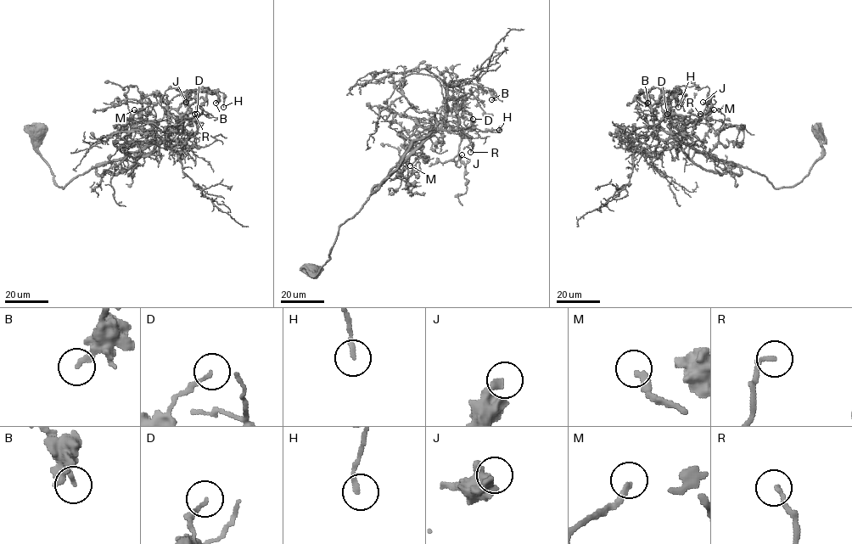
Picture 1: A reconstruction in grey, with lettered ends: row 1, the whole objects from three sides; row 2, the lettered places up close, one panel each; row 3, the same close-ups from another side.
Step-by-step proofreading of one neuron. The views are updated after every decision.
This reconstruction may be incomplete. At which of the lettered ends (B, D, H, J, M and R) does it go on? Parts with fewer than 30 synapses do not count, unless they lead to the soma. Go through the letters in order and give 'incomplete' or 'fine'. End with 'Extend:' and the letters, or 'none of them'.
B: fine
D: fine
H: fine
J: fine
M: fine
R: fine
Extend: none of them

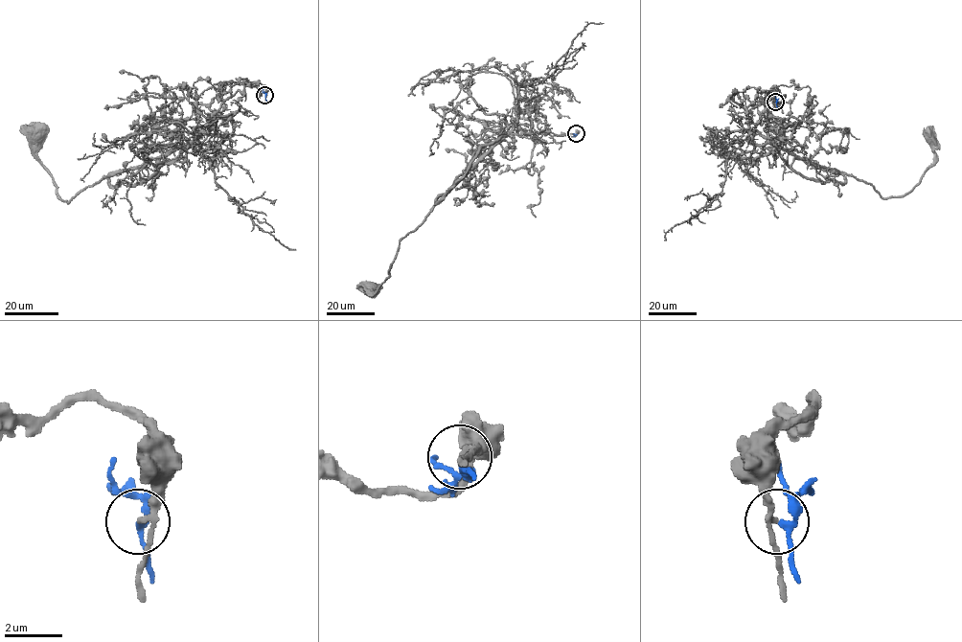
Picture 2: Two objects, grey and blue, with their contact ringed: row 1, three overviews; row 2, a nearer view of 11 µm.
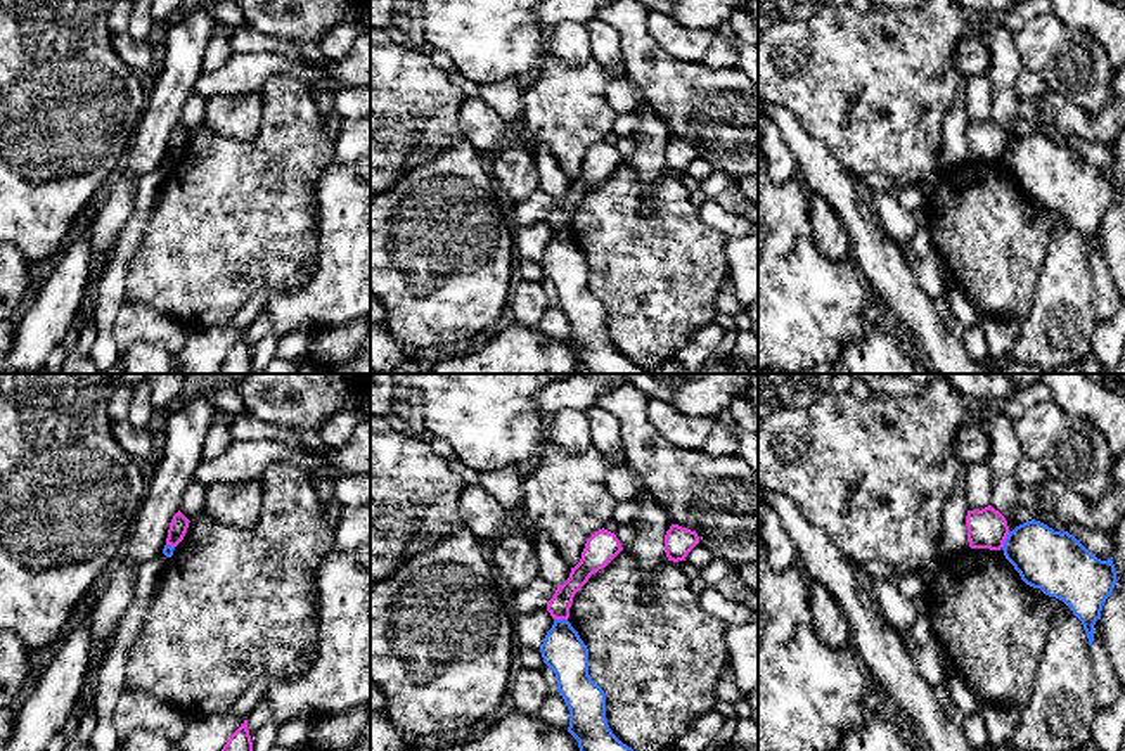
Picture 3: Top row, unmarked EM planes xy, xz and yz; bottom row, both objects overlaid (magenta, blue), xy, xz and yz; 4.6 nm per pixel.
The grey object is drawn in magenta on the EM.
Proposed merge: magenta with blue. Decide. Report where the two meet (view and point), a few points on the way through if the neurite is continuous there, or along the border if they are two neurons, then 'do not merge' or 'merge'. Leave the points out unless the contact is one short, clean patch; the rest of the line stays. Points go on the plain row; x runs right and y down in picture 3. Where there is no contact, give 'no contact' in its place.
yz (1004, 153) | along yz (1009, 144), (1001, 160) | do not merge

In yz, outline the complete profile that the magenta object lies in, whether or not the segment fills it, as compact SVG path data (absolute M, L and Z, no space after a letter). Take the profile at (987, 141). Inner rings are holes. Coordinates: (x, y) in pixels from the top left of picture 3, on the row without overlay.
M992 118L981 123L968 123L966 138L971 161L1000 163L1009 147L1006 130Z

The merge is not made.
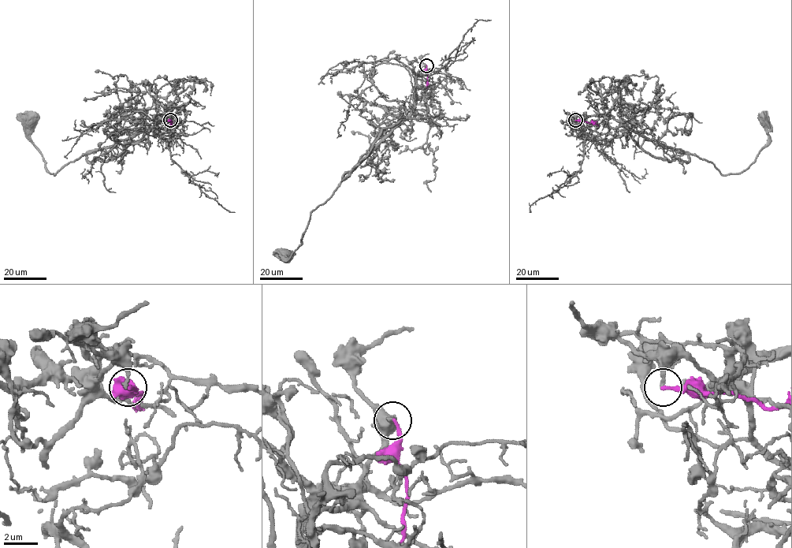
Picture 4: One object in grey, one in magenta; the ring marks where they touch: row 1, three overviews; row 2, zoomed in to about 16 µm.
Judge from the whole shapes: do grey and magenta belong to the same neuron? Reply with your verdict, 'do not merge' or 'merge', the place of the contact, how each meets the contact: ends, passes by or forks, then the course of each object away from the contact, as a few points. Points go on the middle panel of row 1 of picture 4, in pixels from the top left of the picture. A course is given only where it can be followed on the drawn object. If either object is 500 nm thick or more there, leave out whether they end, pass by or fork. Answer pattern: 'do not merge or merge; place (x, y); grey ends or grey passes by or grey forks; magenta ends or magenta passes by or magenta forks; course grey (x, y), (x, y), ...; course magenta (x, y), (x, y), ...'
do not merge; place (426, 65); grey ends; magenta ends; course grey (425, 65), (414, 80), (414, 109), (346, 173), (332, 195), (311, 212), (302, 242), (289, 257), (283, 255); course magenta (425, 65), (427, 88)

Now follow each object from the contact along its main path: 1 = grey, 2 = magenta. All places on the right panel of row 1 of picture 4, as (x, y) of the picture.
1: (575, 120), (611, 115), (648, 139), (711, 162), (723, 175), (738, 173), (754, 160), (767, 143), (765, 120)
2: (575, 120), (595, 123), (598, 126)

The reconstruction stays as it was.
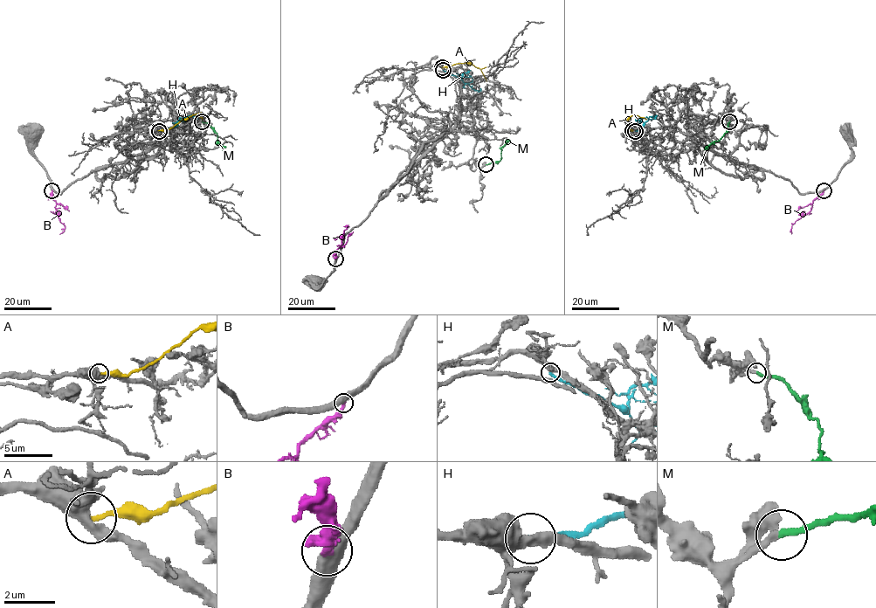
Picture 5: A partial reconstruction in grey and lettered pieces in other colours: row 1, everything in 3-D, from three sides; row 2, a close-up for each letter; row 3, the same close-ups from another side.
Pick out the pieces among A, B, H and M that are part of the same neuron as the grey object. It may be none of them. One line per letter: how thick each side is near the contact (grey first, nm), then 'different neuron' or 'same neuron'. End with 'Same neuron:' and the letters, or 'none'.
A: 500 nm thick on the grey side, 200 nm on the other; different neuron
B: 500 nm thick on the grey side, 280 nm on the other; different neuron
H: 400 nm thick on the grey side, 240 nm on the other; different neuron
M: 240 nm thick on the grey side, 260 nm on the other; same neuron
Same neuron: M

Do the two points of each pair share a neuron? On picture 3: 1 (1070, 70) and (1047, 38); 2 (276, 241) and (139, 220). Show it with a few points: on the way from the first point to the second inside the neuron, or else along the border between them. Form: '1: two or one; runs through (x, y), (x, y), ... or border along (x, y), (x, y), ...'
1: one; runs through (1068, 63), (1051, 45)
2: two; border along (163, 186), (142, 241), (130, 260)

